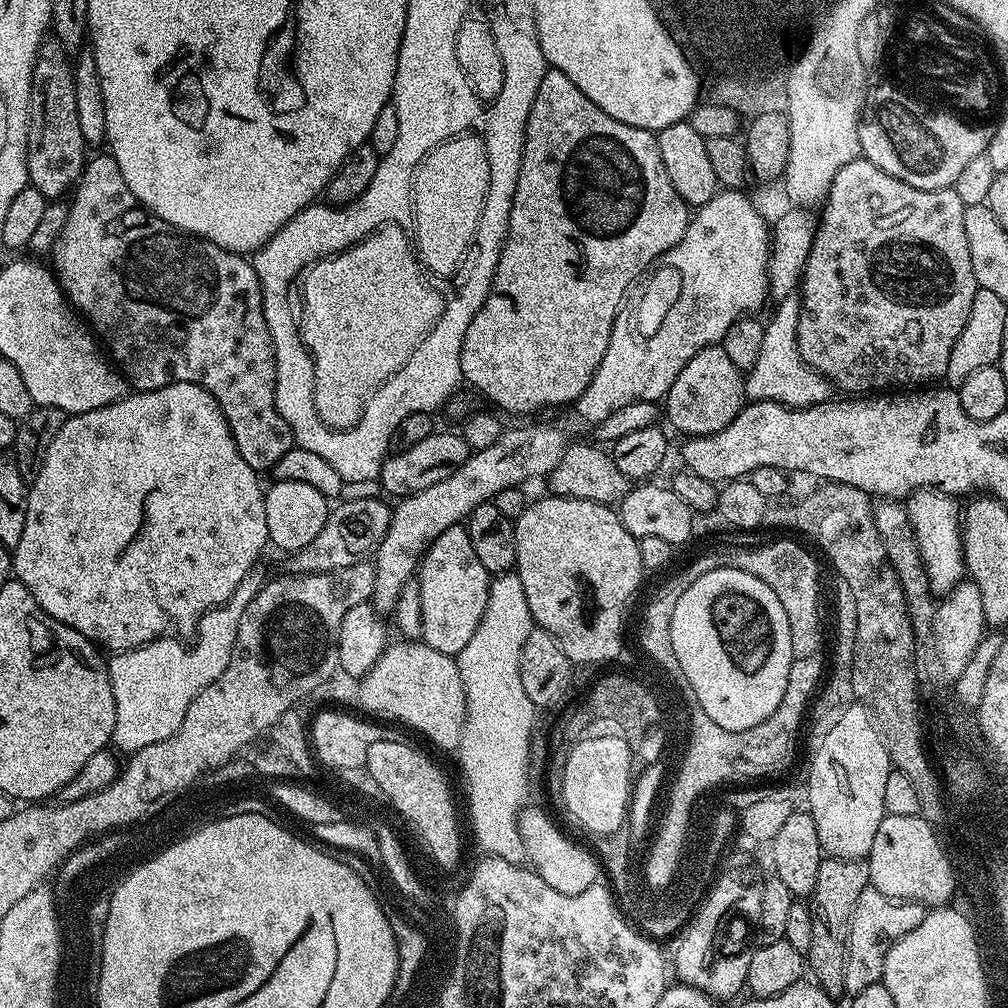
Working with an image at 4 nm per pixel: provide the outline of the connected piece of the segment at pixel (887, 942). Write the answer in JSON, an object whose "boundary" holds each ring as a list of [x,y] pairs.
{"boundary":[[[871,886],[862,890],[850,922],[848,935],[848,957],[846,958],[846,982],[844,991],[849,997],[862,994],[866,986],[874,986],[884,979],[886,954],[914,926],[918,926],[926,915],[925,905],[916,904],[913,900],[892,900]]]}

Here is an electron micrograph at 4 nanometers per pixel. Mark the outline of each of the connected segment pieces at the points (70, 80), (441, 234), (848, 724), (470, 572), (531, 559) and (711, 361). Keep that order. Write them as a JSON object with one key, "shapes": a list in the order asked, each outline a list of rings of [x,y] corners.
{"shapes":[[[[45,39],[32,71],[32,93],[28,99],[28,182],[49,202],[59,201],[73,191],[86,163],[86,145],[78,122],[78,106],[74,103],[75,85],[69,49],[61,40]]],[[[461,134],[445,139],[426,154],[412,176],[412,222],[418,259],[434,276],[448,278],[452,271],[465,263],[478,235],[476,227],[484,216],[484,204],[489,203],[488,190],[491,185],[488,155],[484,141],[476,134]]],[[[852,708],[832,736],[824,740],[824,748],[816,755],[816,768],[806,778],[807,811],[818,826],[820,847],[837,860],[865,859],[874,846],[874,834],[885,818],[886,778],[893,772],[890,758],[874,728],[868,728],[868,716],[860,708]]],[[[467,527],[447,528],[437,539],[440,548],[430,552],[432,556],[424,552],[422,558],[428,562],[428,572],[436,572],[436,584],[440,584],[440,616],[436,616],[436,620],[440,620],[440,652],[456,658],[466,642],[470,642],[474,630],[478,630],[478,622],[482,622],[490,574],[486,566],[478,562],[474,546],[470,546]]],[[[545,495],[545,500],[533,499],[527,508],[522,510],[522,514],[515,520],[516,526],[516,567],[514,569],[522,582],[522,590],[526,590],[526,602],[530,606],[535,627],[546,630],[554,634],[558,646],[566,654],[566,658],[571,660],[573,665],[580,664],[608,664],[611,660],[616,660],[620,656],[620,647],[624,644],[624,611],[628,608],[628,603],[632,600],[632,595],[640,588],[640,579],[646,576],[642,566],[642,554],[638,554],[638,540],[622,526],[620,513],[615,507],[589,500],[579,500],[569,496]]],[[[723,346],[704,348],[686,362],[682,374],[674,378],[666,397],[666,420],[673,424],[685,437],[709,436],[734,422],[746,403],[744,395],[745,377],[730,362]]]]}

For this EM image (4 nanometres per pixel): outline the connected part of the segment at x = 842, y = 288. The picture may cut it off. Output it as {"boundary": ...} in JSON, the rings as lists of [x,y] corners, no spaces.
{"boundary":[[[863,158],[846,162],[846,166],[842,166],[842,170],[834,174],[834,182],[822,204],[824,213],[819,213],[818,216],[816,237],[798,289],[798,350],[815,372],[820,373],[839,391],[840,388],[844,391],[841,393],[868,394],[873,390],[892,390],[897,386],[928,386],[944,377],[946,362],[950,362],[950,350],[954,350],[954,342],[958,342],[958,334],[962,334],[962,326],[966,326],[966,318],[970,318],[970,305],[974,302],[977,289],[974,266],[970,266],[970,242],[966,242],[965,207],[962,198],[958,198],[955,187],[939,188],[933,192],[915,188],[886,174],[886,170]]]}

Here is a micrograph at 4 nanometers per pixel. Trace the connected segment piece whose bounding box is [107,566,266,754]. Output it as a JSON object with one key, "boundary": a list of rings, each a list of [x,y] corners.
{"boundary":[[[257,566],[251,568],[246,574],[246,578],[242,578],[242,582],[238,582],[238,590],[234,590],[234,594],[230,594],[230,598],[226,603],[220,604],[216,608],[211,608],[203,618],[201,618],[198,631],[195,633],[194,639],[196,639],[196,645],[187,652],[182,645],[179,644],[179,639],[176,638],[161,638],[159,640],[151,640],[149,644],[143,644],[140,648],[131,648],[129,652],[117,652],[107,661],[108,673],[110,674],[110,686],[114,690],[114,706],[116,707],[116,721],[114,722],[114,730],[112,731],[111,743],[115,745],[121,753],[131,754],[142,750],[142,746],[151,746],[153,742],[162,742],[166,738],[170,738],[173,734],[182,726],[182,720],[186,718],[186,710],[190,706],[190,702],[194,702],[194,698],[203,690],[206,686],[210,686],[210,682],[214,682],[222,674],[222,670],[226,670],[226,666],[232,660],[232,651],[236,645],[236,639],[238,638],[238,622],[242,622],[242,614],[246,614],[246,606],[250,606],[252,599],[263,590],[266,583],[266,575],[262,570],[263,567]]]}

